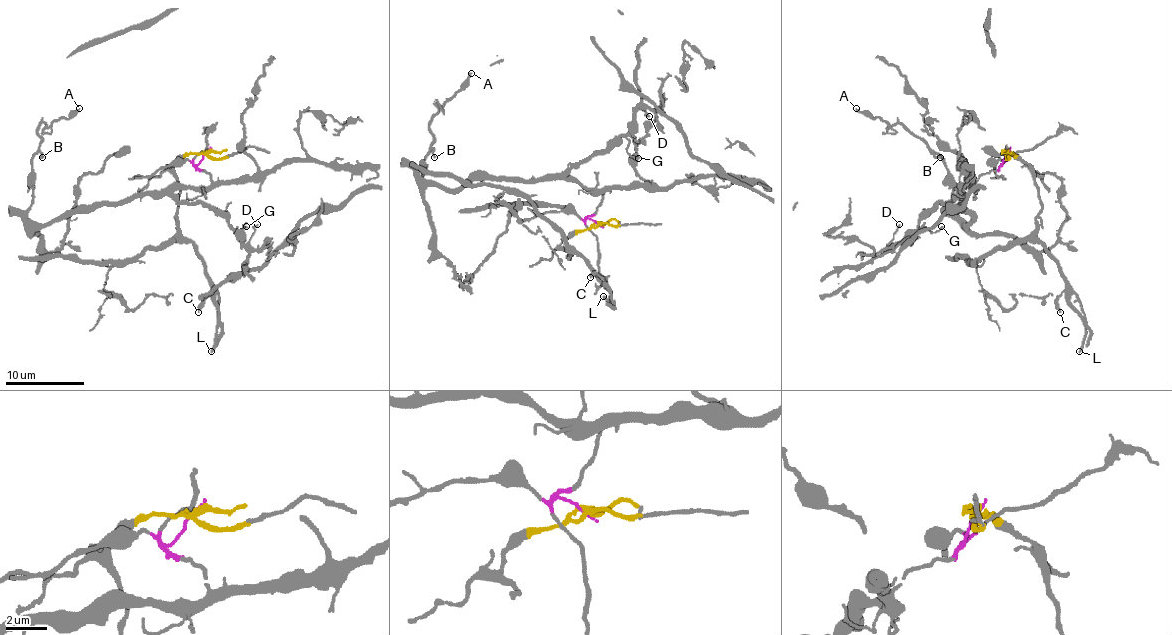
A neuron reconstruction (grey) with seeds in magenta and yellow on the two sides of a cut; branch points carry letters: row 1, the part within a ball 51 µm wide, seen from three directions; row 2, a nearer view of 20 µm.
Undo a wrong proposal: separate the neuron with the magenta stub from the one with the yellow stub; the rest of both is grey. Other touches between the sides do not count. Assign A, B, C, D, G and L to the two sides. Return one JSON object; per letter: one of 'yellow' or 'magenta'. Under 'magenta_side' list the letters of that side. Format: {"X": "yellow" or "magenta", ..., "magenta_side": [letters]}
{"A": "magenta", "B": "magenta", "C": "yellow", "D": "magenta", "G": "magenta", "L": "yellow", "magenta_side": ["A", "B", "D", "G"]}

